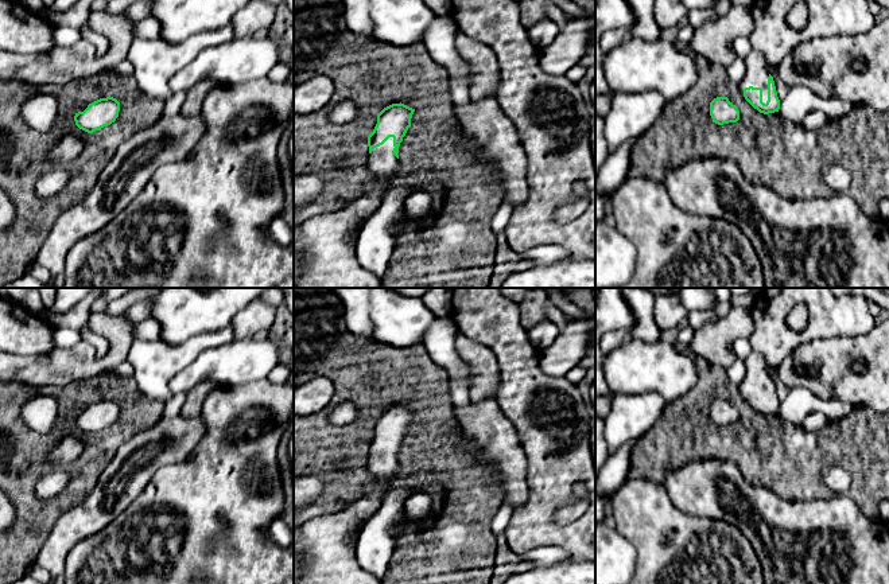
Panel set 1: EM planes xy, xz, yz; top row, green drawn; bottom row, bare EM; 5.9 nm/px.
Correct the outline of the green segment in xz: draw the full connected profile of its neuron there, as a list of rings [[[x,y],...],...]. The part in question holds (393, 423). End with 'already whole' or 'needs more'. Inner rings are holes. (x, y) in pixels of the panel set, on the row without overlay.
[[[392,405],[377,416],[377,425],[368,437],[369,463],[373,475],[370,488],[346,507],[315,515],[294,529],[294,567],[298,571],[295,584],[384,584],[361,568],[356,556],[357,540],[365,522],[381,506],[384,488],[400,476],[399,448],[411,428],[415,410],[404,405]]]; needs more

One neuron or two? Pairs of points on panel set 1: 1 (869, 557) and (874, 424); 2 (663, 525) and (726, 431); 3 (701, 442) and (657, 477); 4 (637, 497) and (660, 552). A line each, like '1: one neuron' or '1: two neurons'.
1: two neurons
2: two neurons
3: one neuron
4: one neuron

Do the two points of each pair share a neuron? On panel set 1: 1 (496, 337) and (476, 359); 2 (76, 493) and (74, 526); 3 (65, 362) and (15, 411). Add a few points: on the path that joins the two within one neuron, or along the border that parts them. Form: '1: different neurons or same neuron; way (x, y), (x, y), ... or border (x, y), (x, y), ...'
1: different neurons; border (459, 333), (485, 345), (495, 354), (500, 376)
2: different neurons; border (74, 505), (51, 528)
3: different neurons; border (14, 381), (31, 385), (55, 385), (61, 390)

